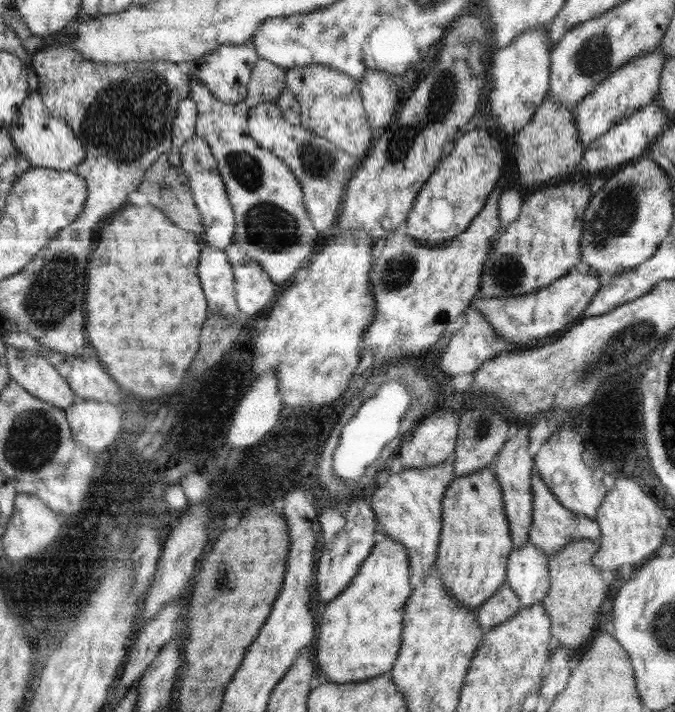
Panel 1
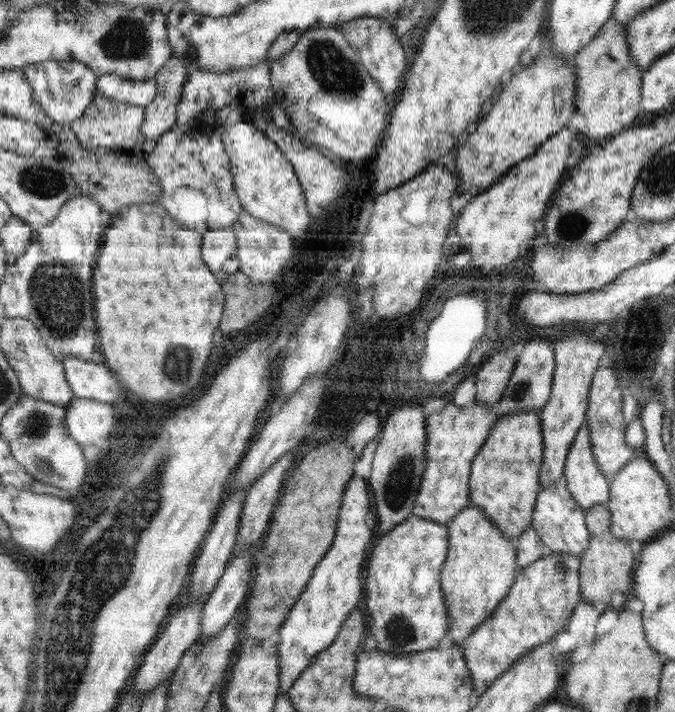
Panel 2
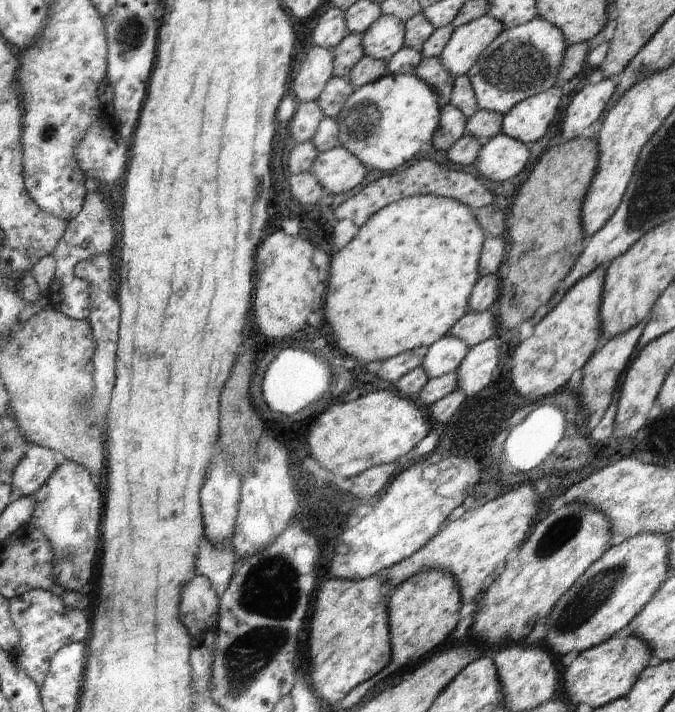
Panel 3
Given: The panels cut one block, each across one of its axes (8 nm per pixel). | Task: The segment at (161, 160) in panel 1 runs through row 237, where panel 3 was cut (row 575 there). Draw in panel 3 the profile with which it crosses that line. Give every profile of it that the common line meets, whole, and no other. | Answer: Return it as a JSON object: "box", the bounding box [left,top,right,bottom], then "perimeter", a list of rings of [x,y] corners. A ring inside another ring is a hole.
{"box":[180,575,219,642],"perimeter":[[[196,575],[182,588],[180,622],[188,628],[194,642],[206,640],[203,635],[216,630],[219,618],[219,598],[208,578]]]}

